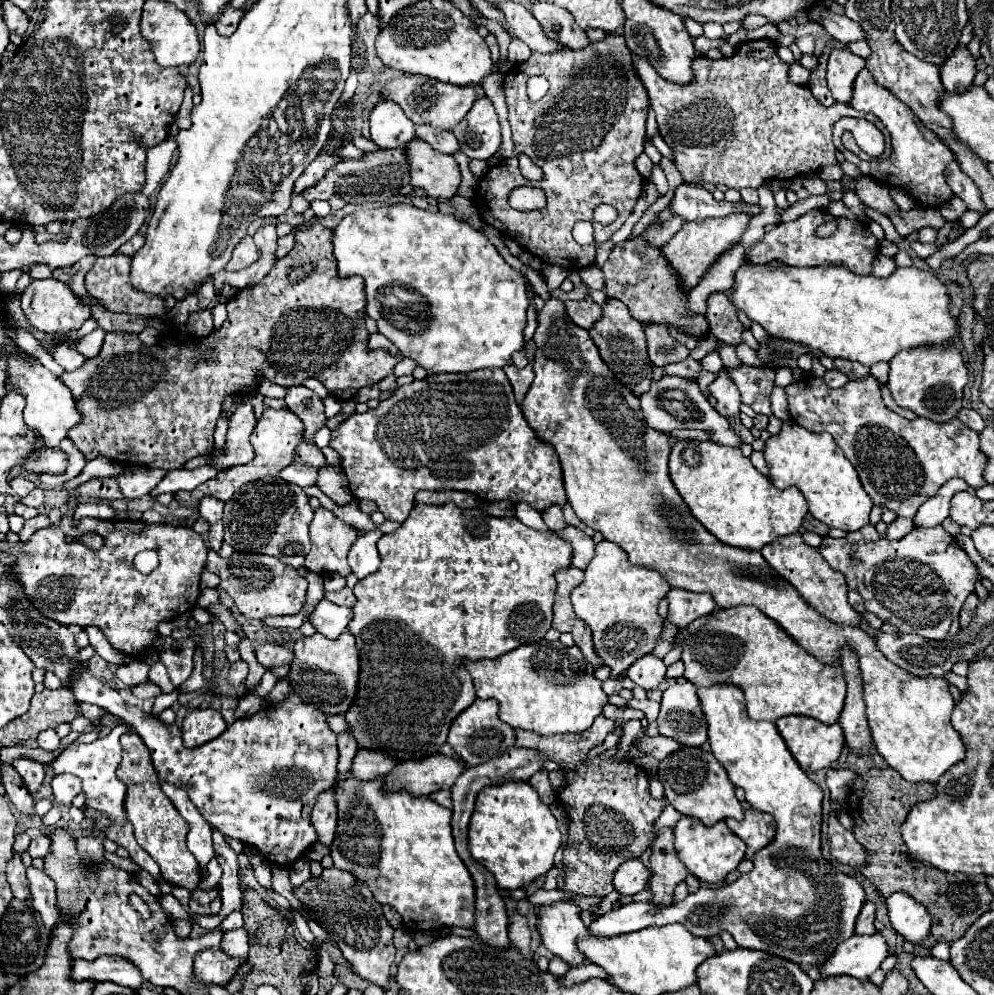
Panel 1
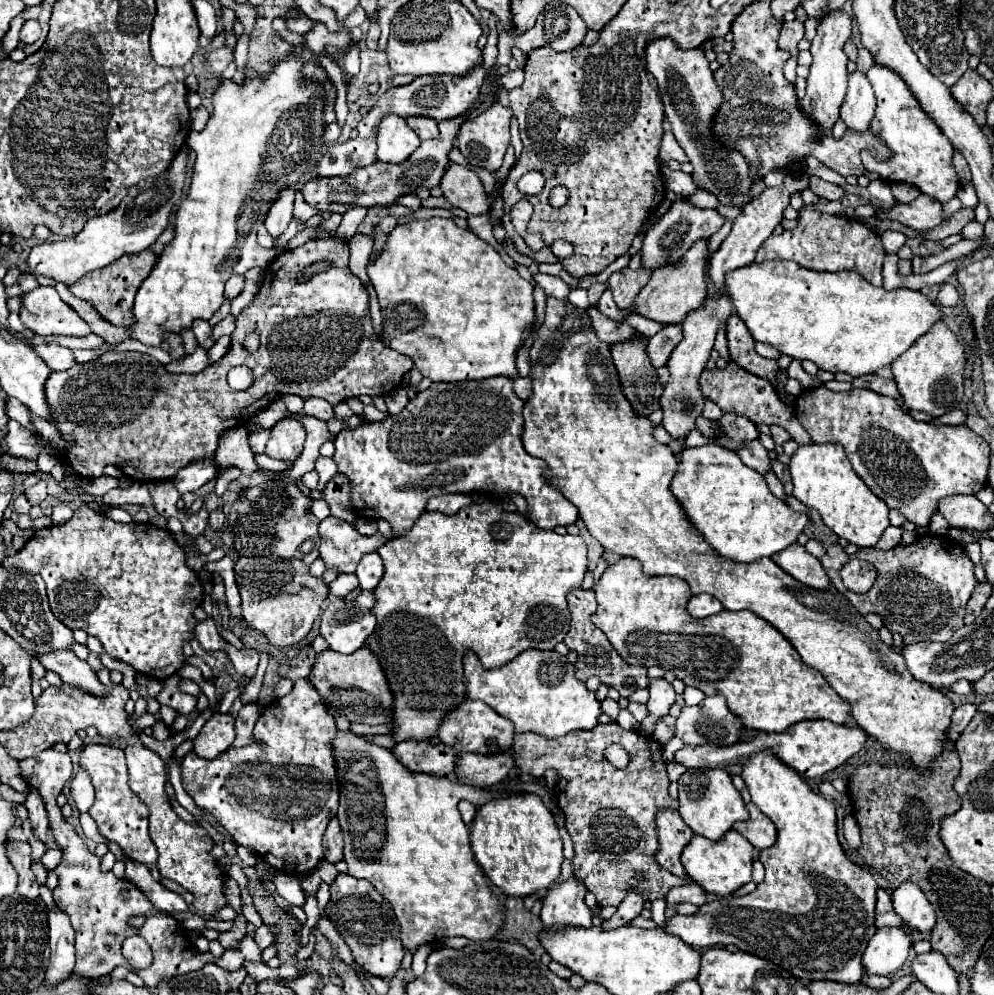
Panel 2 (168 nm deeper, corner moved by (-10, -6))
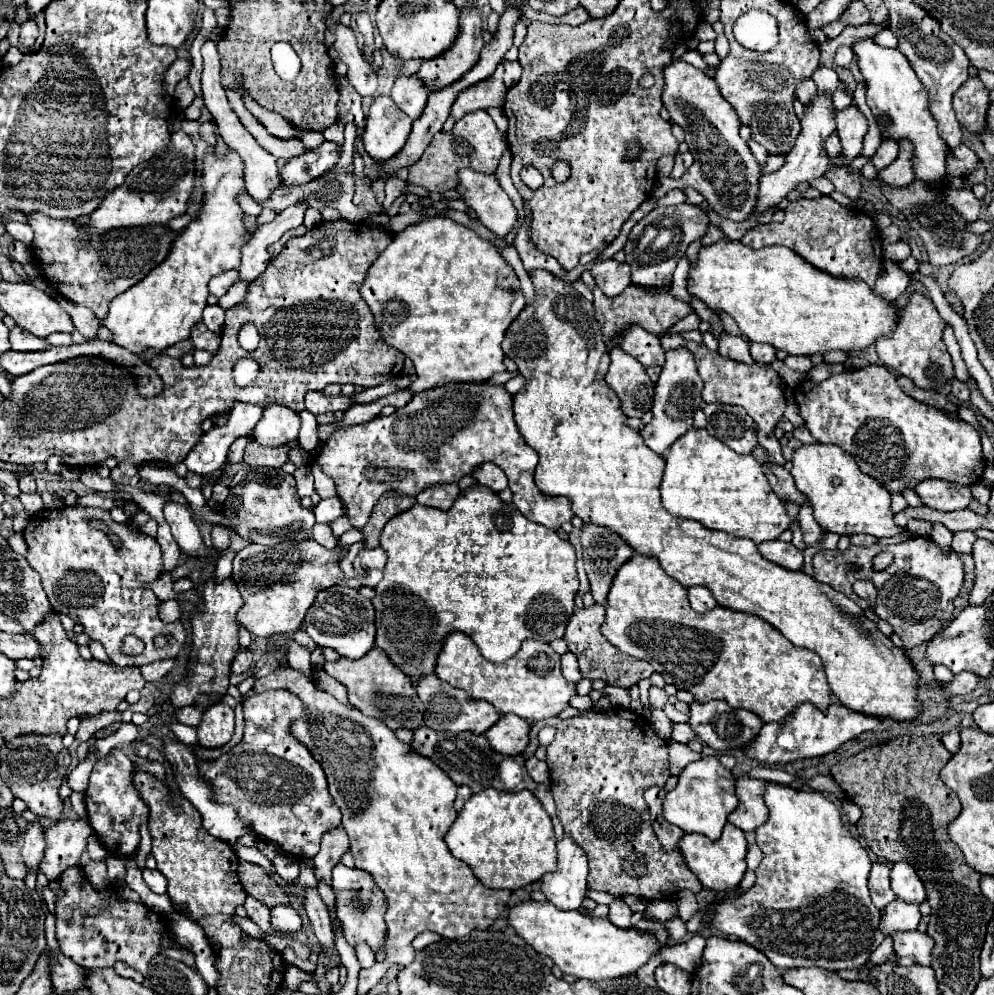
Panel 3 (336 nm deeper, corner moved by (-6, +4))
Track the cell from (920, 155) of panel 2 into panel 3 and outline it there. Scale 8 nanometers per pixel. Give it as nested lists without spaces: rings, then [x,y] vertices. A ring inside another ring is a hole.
[[[864,38],[856,42],[854,52],[858,54],[858,66],[864,74],[868,92],[866,92],[866,102],[874,114],[874,118],[886,116],[888,124],[880,132],[882,140],[892,138],[894,142],[902,142],[904,138],[912,142],[914,154],[912,154],[912,168],[916,174],[916,180],[928,182],[928,184],[938,184],[948,176],[946,170],[946,158],[948,158],[948,146],[938,134],[936,120],[928,110],[928,100],[924,86],[920,84],[916,72],[912,70],[910,62],[898,48],[882,48],[874,40]]]

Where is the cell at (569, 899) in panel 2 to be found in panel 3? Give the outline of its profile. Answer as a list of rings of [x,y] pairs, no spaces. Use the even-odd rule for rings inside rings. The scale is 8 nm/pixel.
[[[568,836],[558,842],[558,868],[548,872],[540,884],[548,902],[562,910],[578,910],[588,888],[588,860],[584,850]]]

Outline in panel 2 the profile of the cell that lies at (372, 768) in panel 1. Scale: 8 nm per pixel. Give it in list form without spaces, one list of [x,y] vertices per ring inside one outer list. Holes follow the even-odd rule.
[[[410,740],[410,742],[398,742],[392,752],[396,756],[400,754],[402,764],[412,772],[448,776],[452,782],[458,782],[454,764],[454,754],[458,758],[458,752],[448,744],[440,742],[438,746],[432,746],[426,740]]]

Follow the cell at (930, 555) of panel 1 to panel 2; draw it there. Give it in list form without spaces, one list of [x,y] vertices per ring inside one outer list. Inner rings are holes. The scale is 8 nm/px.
[[[926,534],[916,538],[910,546],[896,546],[892,550],[876,550],[876,548],[860,548],[856,554],[848,556],[840,544],[830,546],[822,556],[822,566],[832,582],[832,586],[850,600],[850,604],[860,610],[860,614],[874,612],[882,618],[884,626],[890,632],[898,632],[904,638],[904,646],[916,642],[946,642],[958,628],[964,626],[964,610],[966,602],[974,586],[978,584],[974,576],[974,564],[966,556],[964,548],[954,540],[944,536]],[[850,558],[860,558],[876,566],[878,578],[874,586],[866,594],[850,592],[842,580],[840,570]]]

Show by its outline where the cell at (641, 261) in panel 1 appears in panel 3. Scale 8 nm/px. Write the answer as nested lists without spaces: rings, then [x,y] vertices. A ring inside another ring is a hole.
[[[604,260],[594,264],[590,272],[606,296],[616,296],[630,284],[630,266],[626,262]]]

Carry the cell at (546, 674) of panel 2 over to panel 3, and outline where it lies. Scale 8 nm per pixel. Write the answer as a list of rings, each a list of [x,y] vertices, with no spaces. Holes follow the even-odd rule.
[[[454,632],[444,640],[444,648],[436,664],[436,676],[450,686],[468,692],[476,700],[494,704],[500,714],[516,714],[528,722],[556,718],[570,706],[570,698],[576,694],[576,684],[562,676],[560,654],[554,652],[550,644],[536,640],[522,642],[518,654],[510,660],[492,664],[466,634]]]

